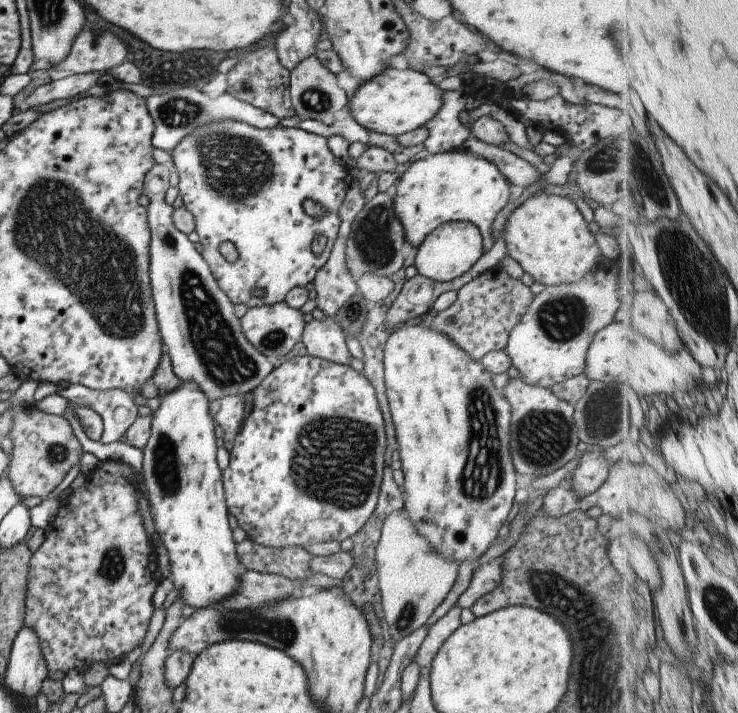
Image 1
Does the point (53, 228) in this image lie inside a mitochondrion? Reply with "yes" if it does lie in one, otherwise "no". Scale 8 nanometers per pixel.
yes

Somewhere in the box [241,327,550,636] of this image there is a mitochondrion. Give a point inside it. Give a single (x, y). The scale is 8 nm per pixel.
(334, 460)

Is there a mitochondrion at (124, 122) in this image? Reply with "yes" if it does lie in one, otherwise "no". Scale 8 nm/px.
no

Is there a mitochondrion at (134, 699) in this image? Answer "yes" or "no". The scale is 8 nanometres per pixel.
no

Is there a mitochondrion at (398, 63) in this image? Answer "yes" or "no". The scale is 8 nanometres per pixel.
no

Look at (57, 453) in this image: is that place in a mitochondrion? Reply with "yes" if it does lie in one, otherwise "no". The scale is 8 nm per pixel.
yes

